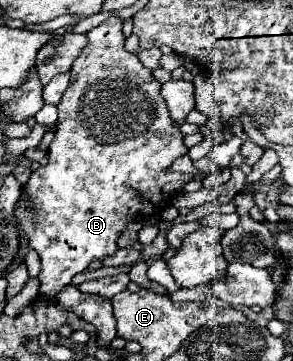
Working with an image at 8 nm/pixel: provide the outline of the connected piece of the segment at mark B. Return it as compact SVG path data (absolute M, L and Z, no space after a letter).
M112 17L86 33L88 45L72 63L70 87L58 103L58 121L54 141L48 147L48 165L32 171L24 185L24 197L16 203L16 219L22 233L30 239L42 261L40 297L54 299L72 277L96 259L104 259L116 251L116 239L130 221L142 221L156 215L182 193L182 187L192 181L192 175L176 173L170 165L188 153L180 127L170 119L166 101L162 99L158 83L150 69L140 59L124 49L122 21Z

